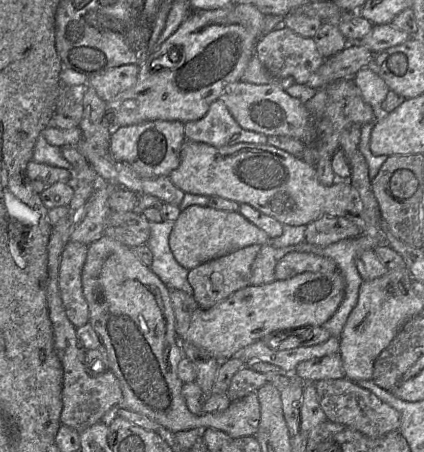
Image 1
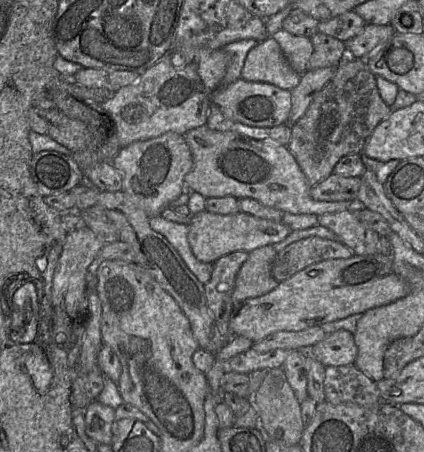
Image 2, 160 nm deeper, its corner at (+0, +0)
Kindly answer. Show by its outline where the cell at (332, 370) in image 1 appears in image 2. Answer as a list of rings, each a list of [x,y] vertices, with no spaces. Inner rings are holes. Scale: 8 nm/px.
[[[343,329],[326,335],[309,349],[309,355],[325,367],[354,365],[357,354],[354,334]]]

